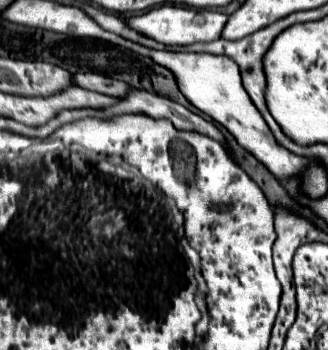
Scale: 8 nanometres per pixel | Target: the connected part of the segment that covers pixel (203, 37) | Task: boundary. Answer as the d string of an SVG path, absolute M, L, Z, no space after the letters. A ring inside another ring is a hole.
M158 6L144 14L126 18L126 24L132 30L136 30L138 34L148 36L156 42L162 42L168 46L186 46L186 44L194 44L194 42L212 42L212 40L220 38L220 32L222 32L226 20L228 20L226 14L212 12L212 10L206 10L206 18L204 18L202 10L182 8L182 6Z

